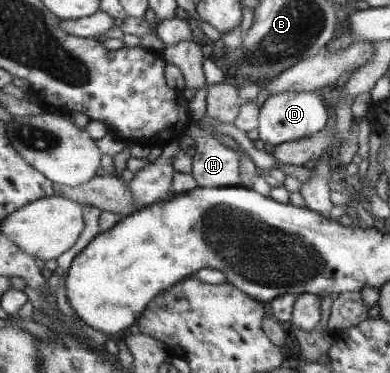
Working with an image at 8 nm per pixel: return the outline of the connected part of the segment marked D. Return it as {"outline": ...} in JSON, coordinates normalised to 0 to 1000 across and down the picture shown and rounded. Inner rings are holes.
{"outline":[[[721,244],[721,249],[690,255],[664,287],[656,349],[674,386],[705,391],[772,370],[795,370],[833,343],[838,330],[833,282],[815,247]]]}

